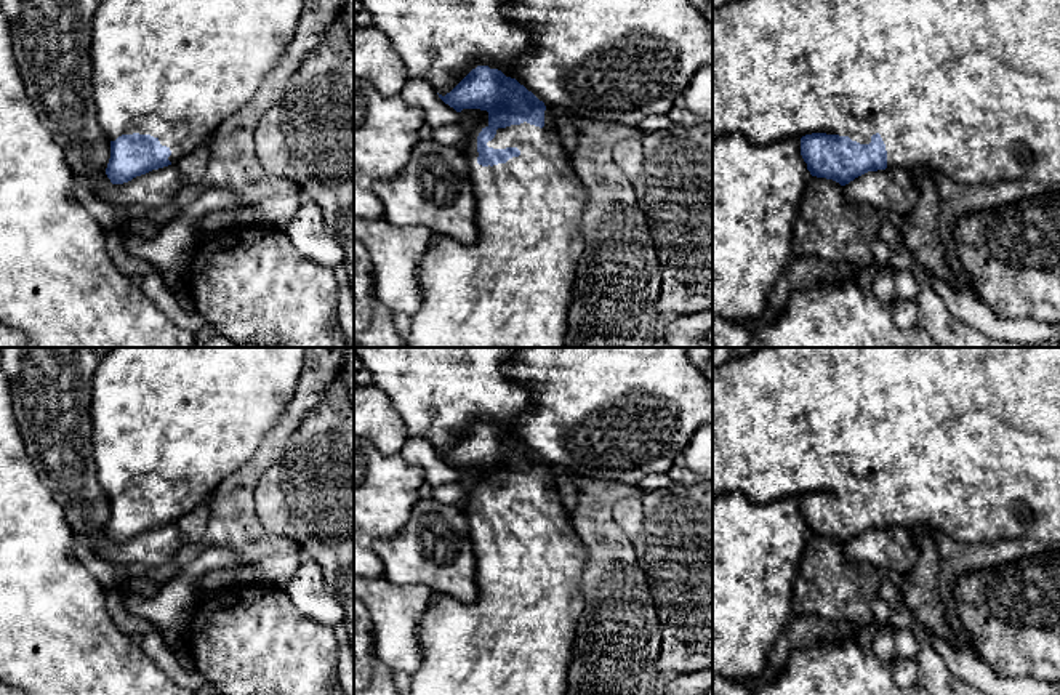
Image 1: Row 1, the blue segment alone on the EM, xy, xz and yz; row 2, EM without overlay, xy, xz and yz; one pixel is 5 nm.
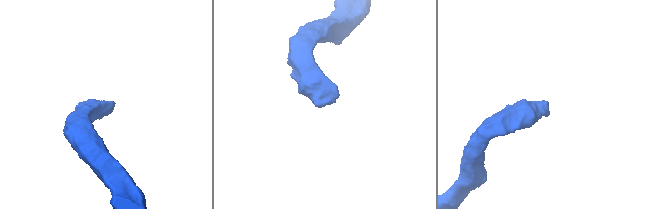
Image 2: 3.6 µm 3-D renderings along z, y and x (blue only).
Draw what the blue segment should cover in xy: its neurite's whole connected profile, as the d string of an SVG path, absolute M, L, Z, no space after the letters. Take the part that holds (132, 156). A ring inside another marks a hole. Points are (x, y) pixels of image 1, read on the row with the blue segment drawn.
M101 0L91 21L96 119L110 143L106 175L123 184L176 163L251 99L290 45L304 0Z

